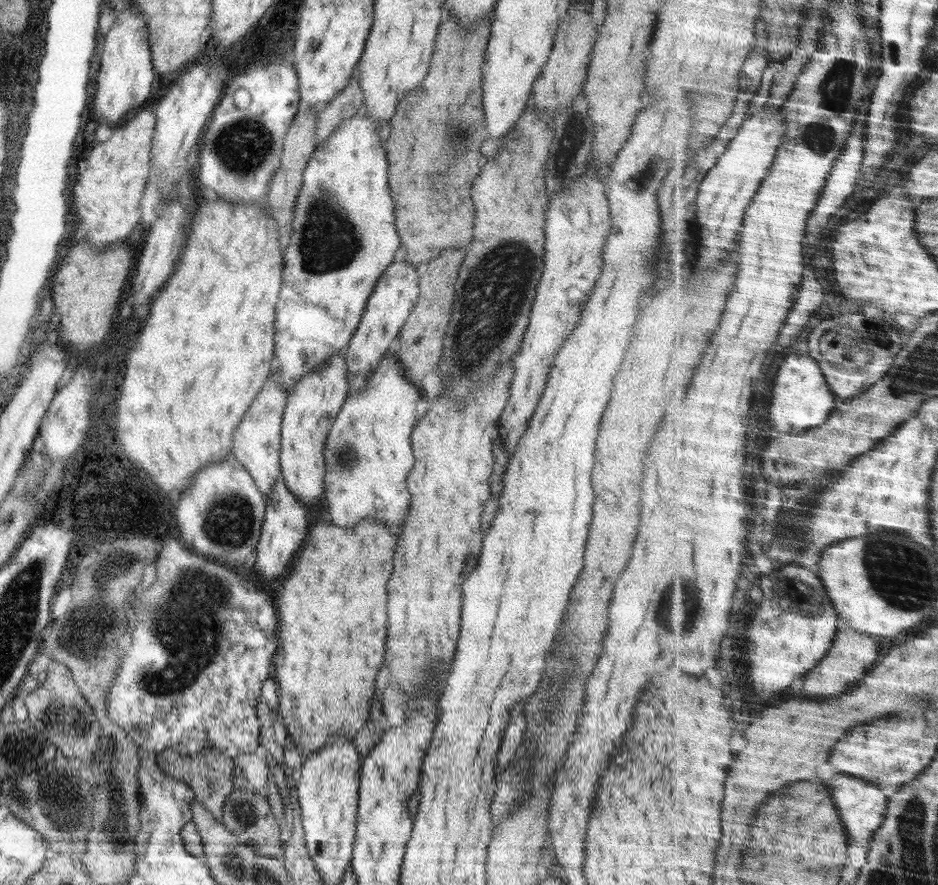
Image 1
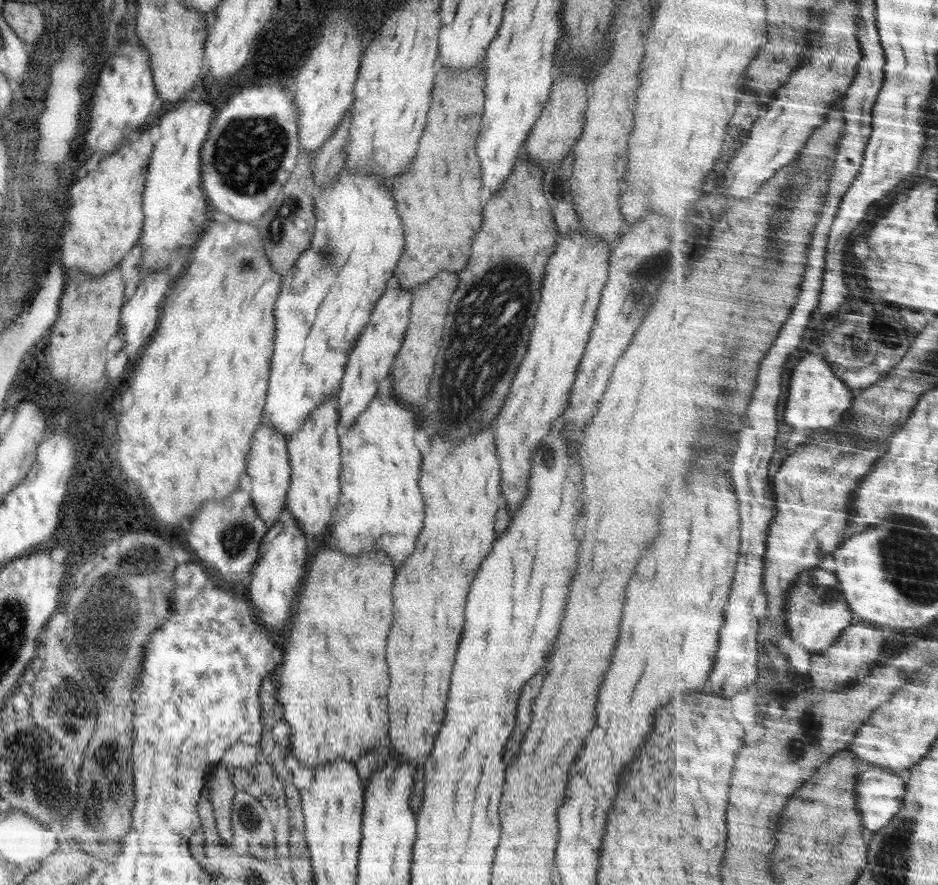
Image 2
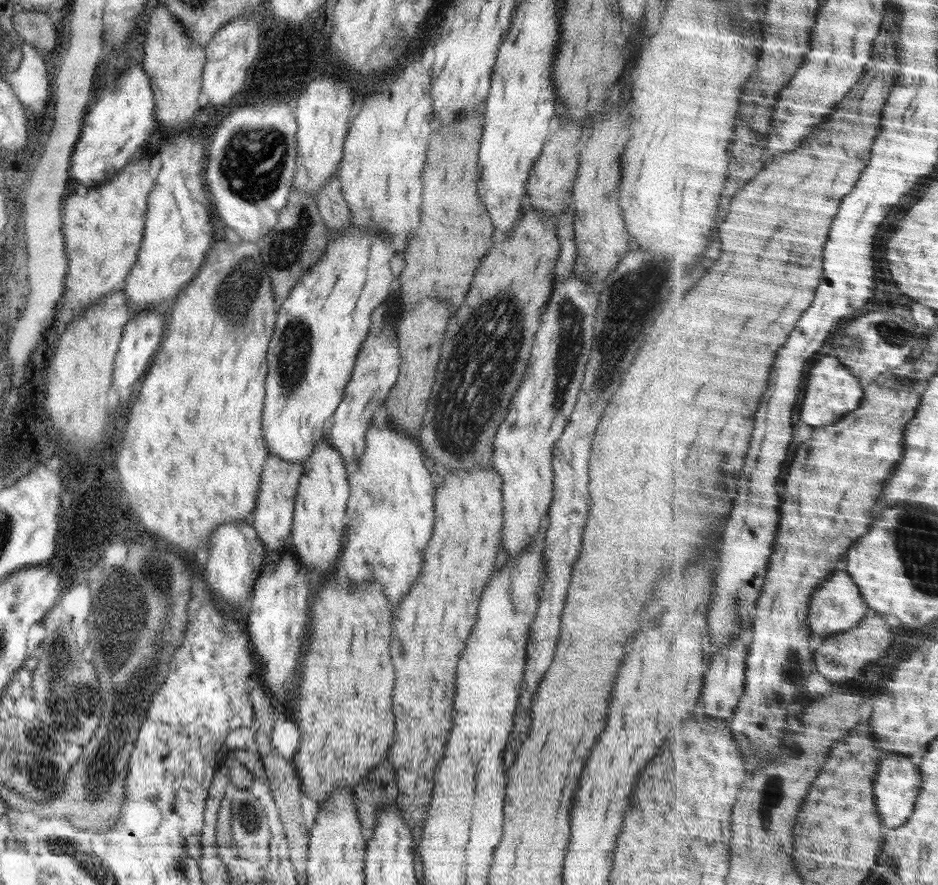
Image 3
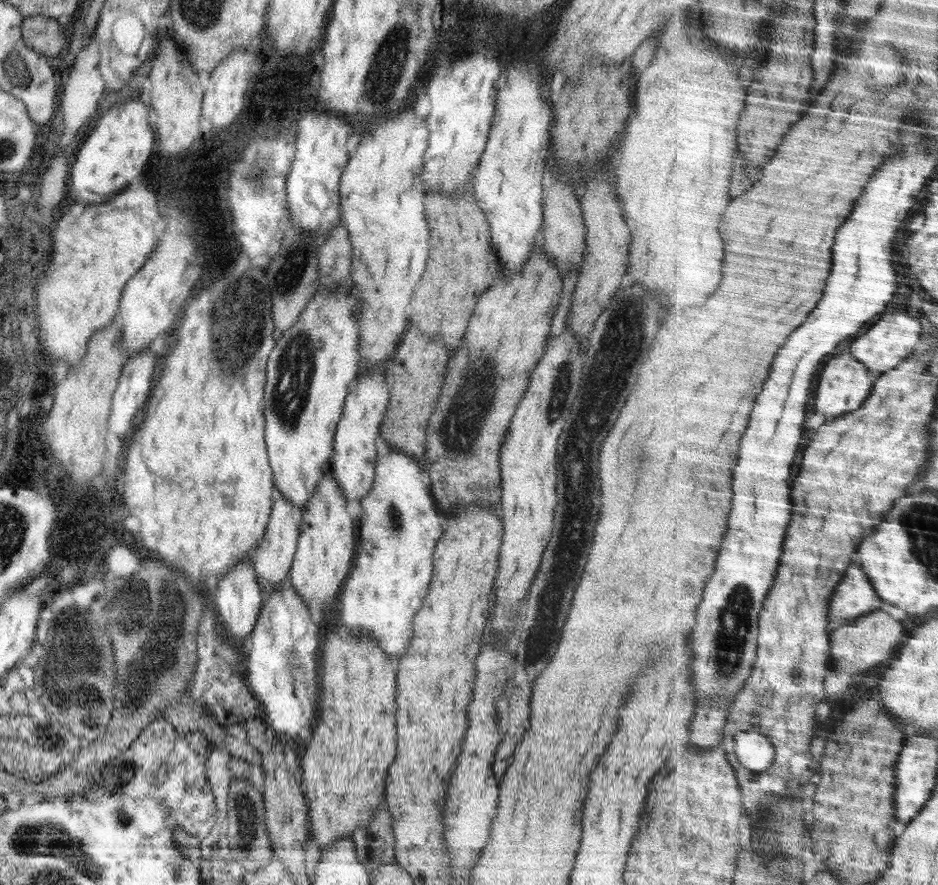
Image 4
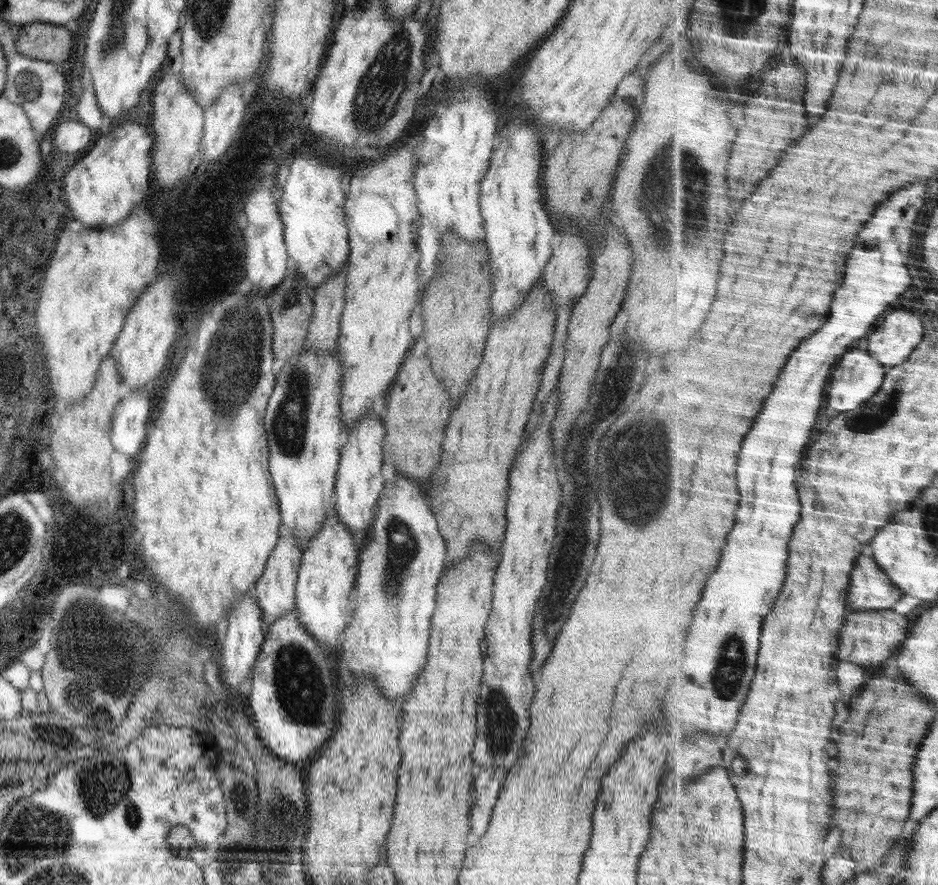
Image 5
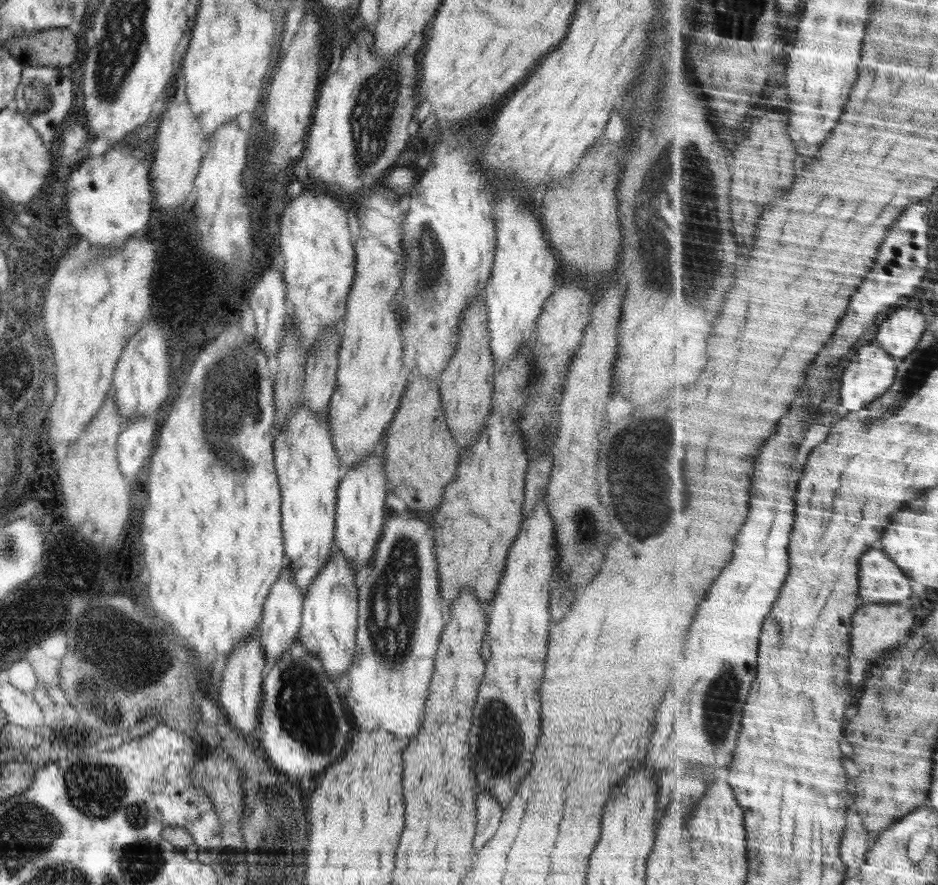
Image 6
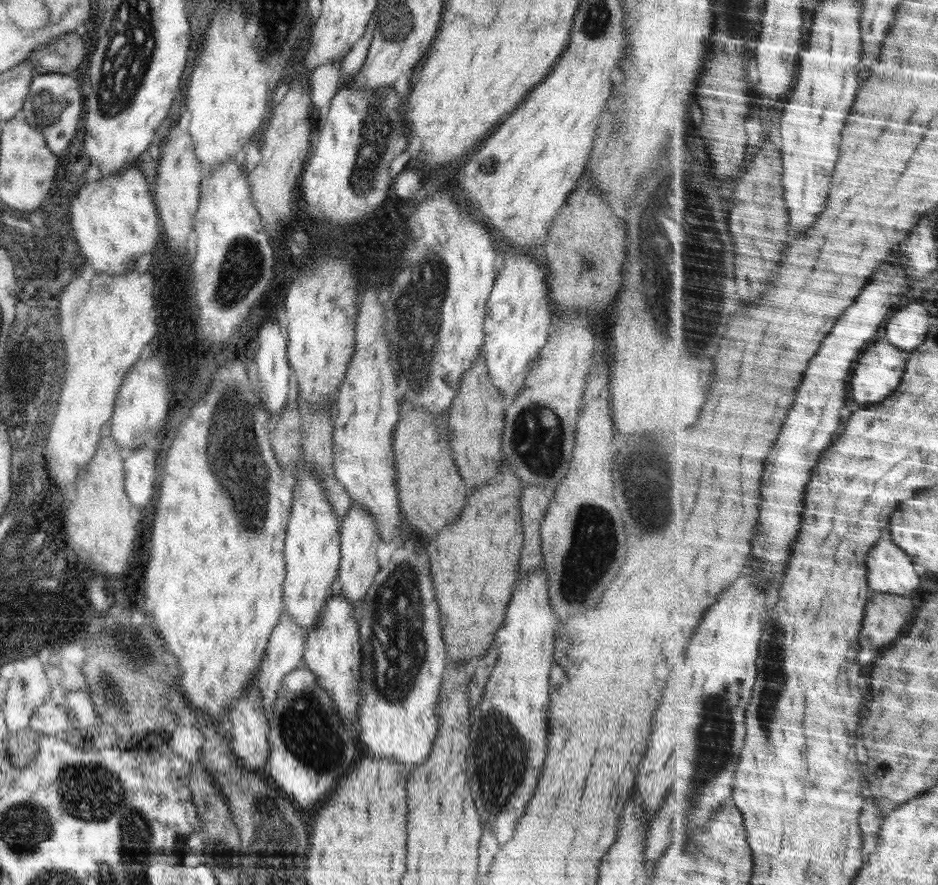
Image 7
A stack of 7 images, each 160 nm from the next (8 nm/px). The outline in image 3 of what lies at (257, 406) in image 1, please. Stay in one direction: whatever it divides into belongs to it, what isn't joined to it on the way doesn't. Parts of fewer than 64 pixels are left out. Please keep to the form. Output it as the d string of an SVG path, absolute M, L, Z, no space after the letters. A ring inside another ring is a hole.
M268 454L266 458L261 479L259 480L255 509L253 515L246 520L250 526L255 528L258 538L265 546L268 555L291 550L290 536L295 498L297 497L299 478L303 473L302 465L284 462L284 460L274 457L274 455Z

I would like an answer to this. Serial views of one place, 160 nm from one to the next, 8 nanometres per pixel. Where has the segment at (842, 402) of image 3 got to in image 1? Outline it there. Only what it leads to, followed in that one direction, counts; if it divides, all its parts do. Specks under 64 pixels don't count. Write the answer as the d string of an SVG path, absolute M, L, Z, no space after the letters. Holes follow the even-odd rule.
M792 354L782 362L776 377L770 405L770 432L774 435L797 435L804 430L816 429L833 416L838 395L831 389L823 366L818 359L809 354Z

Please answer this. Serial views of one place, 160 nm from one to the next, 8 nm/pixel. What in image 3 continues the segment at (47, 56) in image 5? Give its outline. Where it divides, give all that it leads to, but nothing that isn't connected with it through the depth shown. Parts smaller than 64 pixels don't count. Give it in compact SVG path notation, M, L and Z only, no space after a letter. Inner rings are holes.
M17 9L11 19L15 31L27 46L32 45L39 52L52 50L56 46L56 30L52 22L54 19L48 17L46 11Z

